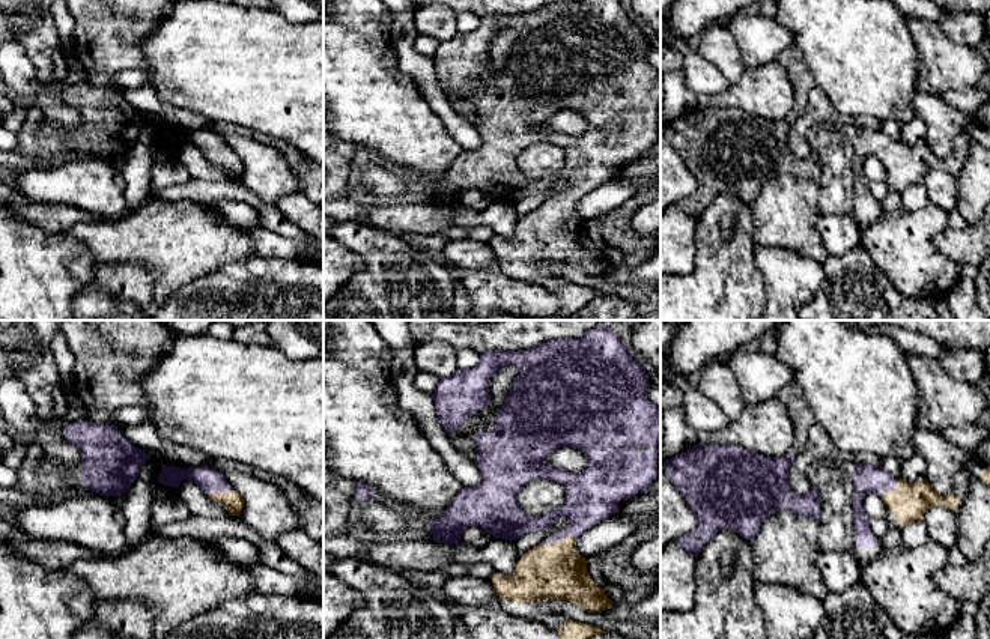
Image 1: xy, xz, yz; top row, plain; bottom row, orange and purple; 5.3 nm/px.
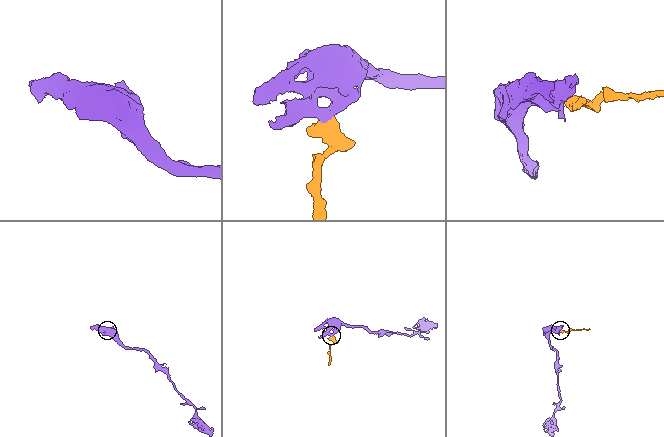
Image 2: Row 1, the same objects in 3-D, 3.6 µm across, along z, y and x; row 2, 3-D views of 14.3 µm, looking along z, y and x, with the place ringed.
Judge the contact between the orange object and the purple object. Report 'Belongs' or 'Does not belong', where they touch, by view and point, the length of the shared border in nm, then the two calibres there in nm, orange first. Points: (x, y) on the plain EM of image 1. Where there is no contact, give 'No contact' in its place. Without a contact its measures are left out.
Belongs. Touches orange at xz (560, 203). Shared border 190 nm. Thickness 300 nm (orange) against 240 nm

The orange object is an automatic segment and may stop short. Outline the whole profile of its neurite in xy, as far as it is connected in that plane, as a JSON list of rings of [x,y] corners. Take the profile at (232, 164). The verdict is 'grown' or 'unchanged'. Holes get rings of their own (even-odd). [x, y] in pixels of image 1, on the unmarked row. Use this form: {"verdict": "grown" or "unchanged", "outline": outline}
{"verdict": "grown", "outline": [[[161,126],[158,146],[162,149],[179,150],[182,143],[194,146],[212,164],[220,165],[229,179],[239,179],[244,170],[241,158],[226,144],[221,135],[211,129],[175,131]]]}

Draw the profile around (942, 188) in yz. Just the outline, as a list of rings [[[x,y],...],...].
[[[931,170],[924,177],[924,185],[928,194],[928,201],[939,206],[946,214],[957,209],[958,183],[957,177],[945,170]]]

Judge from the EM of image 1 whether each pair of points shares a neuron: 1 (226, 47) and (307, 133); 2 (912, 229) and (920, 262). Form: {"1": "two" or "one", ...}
{"1": "one", "2": "one"}

